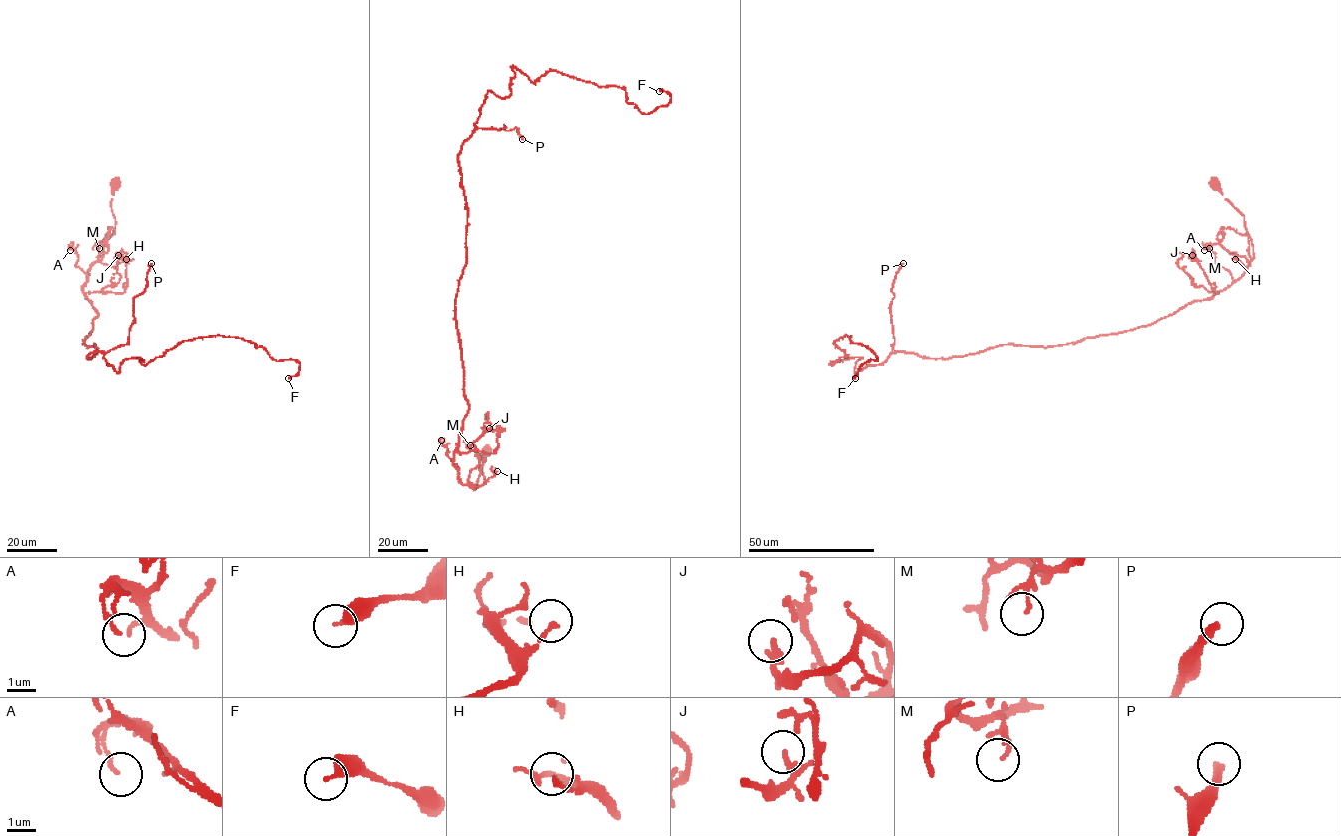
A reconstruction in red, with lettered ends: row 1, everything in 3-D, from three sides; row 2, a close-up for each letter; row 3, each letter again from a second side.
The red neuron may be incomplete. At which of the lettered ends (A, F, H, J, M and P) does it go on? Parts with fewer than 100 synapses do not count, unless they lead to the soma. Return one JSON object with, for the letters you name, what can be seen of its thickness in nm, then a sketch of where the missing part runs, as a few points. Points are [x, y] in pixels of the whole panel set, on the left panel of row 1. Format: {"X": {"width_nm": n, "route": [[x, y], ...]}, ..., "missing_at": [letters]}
{"P": {"width_nm": 280, "route": [[151, 263], [139, 210], [164, 190], [168, 139], [151, 123], [162, 105], [173, 107], [167, 120], [135, 122]]}, "missing_at": ["P"]}

